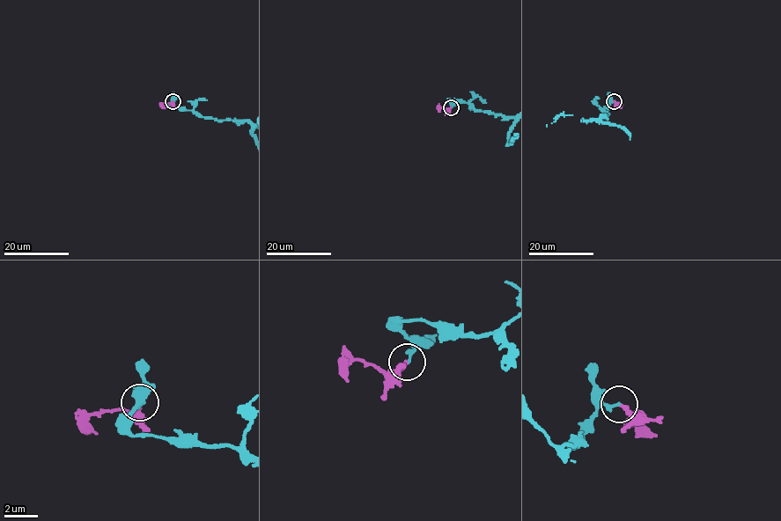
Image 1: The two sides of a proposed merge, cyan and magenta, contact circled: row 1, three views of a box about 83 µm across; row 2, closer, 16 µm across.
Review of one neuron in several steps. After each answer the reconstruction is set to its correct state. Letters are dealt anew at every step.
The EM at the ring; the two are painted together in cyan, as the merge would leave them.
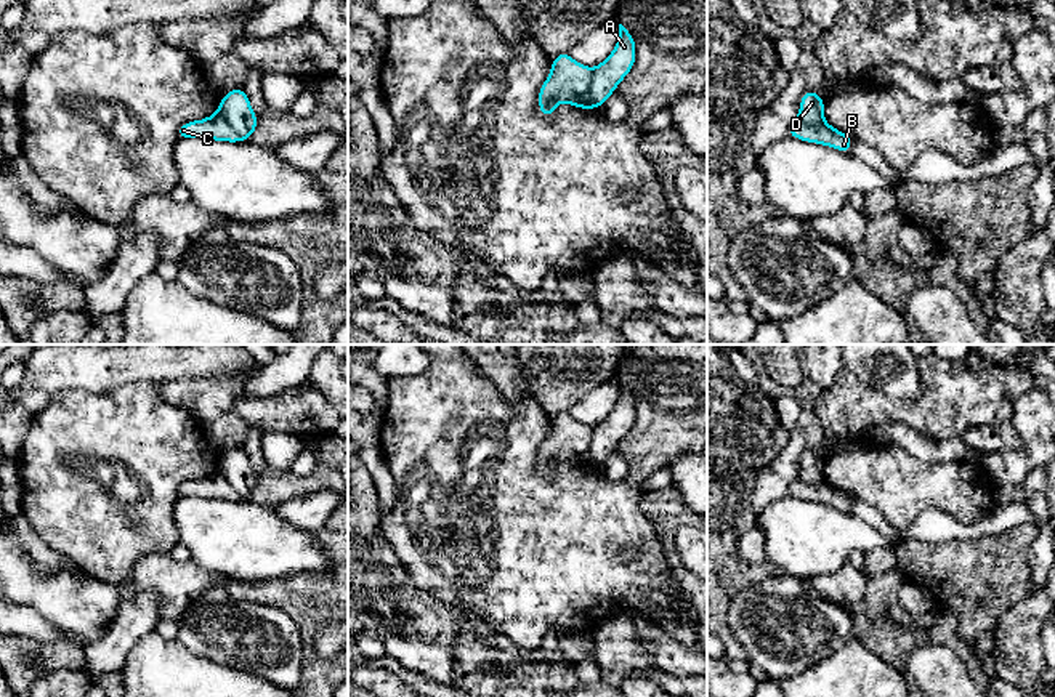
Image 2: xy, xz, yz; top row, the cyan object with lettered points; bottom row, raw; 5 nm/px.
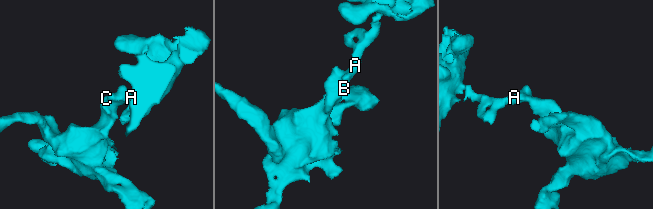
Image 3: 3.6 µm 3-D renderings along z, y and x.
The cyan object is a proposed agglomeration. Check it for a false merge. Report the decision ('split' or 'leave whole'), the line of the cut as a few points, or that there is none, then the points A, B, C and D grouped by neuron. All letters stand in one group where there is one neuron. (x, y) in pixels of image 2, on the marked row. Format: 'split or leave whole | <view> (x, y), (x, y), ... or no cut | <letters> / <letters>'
split | xz (592, 69), (590, 98), (598, 106) | A D / B C

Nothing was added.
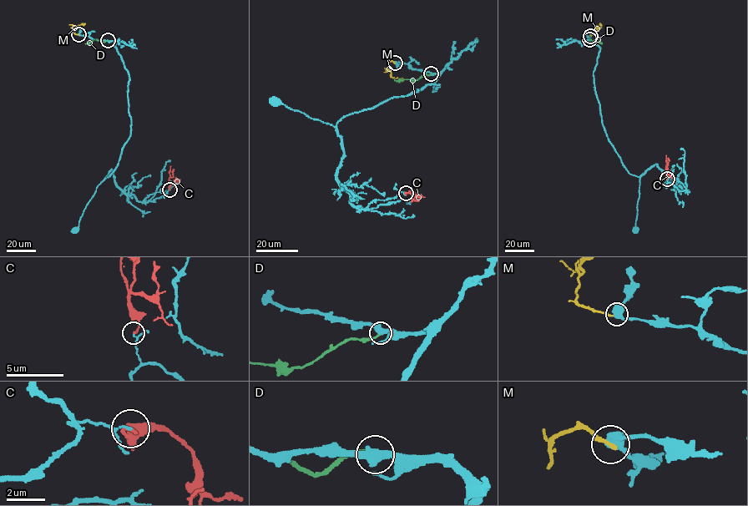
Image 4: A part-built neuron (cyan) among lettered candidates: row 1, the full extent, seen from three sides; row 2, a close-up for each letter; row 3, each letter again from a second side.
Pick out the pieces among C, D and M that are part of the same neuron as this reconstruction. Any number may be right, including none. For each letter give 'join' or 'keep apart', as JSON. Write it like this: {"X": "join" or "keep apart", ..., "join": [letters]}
{"C": "keep apart", "D": "join", "M": "keep apart", "join": ["D"]}

